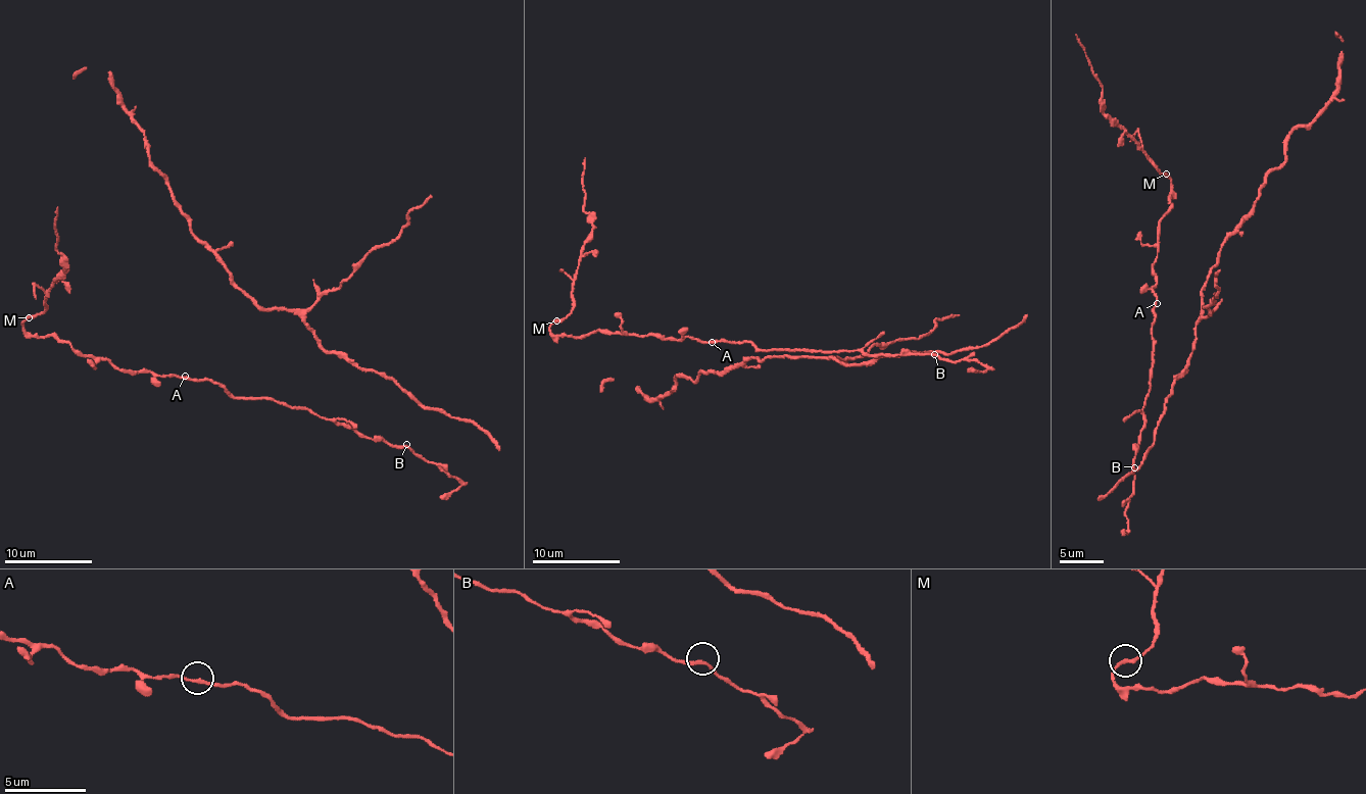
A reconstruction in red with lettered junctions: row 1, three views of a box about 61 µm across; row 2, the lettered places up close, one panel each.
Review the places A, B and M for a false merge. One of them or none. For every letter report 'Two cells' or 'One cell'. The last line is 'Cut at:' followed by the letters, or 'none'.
A: One cell
B: One cell
M: Two cells
Cut at: M

